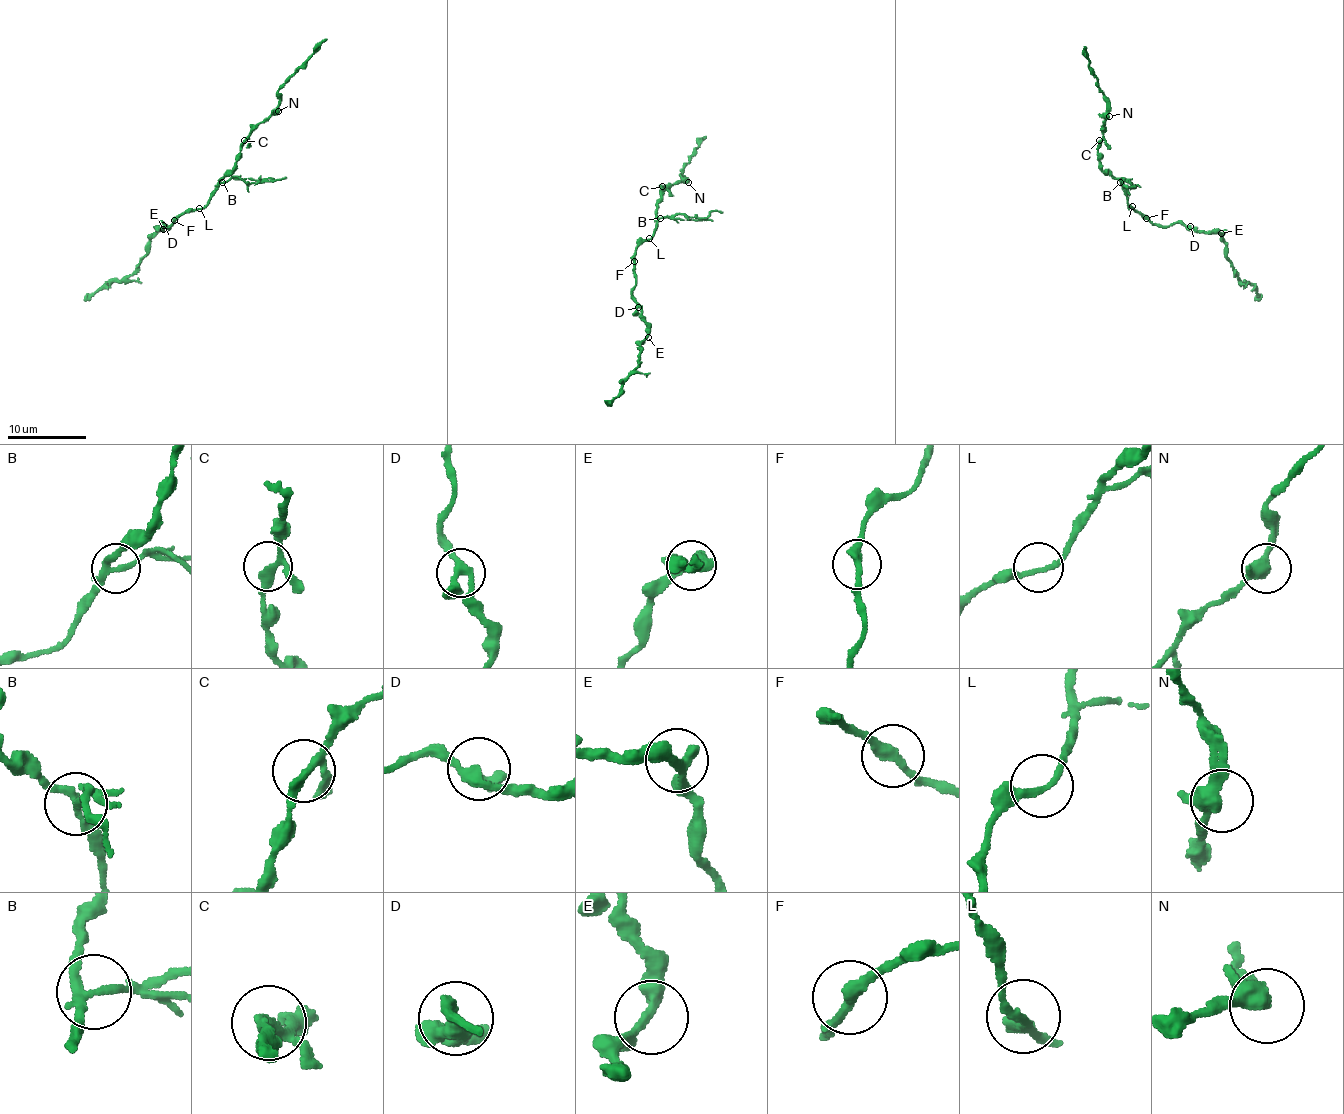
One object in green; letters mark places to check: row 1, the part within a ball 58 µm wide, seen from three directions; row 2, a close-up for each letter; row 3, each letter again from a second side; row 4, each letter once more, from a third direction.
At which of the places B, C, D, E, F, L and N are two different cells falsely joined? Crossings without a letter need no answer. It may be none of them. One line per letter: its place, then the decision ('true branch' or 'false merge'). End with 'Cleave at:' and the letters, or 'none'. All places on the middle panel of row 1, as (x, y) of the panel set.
B: place (660, 218); false merge
C: place (662, 186); true branch
D: place (638, 307); true branch
E: place (648, 337); true branch
F: place (634, 261); true branch
L: place (649, 238); true branch
N: place (688, 182); true branch
Cleave at: B

